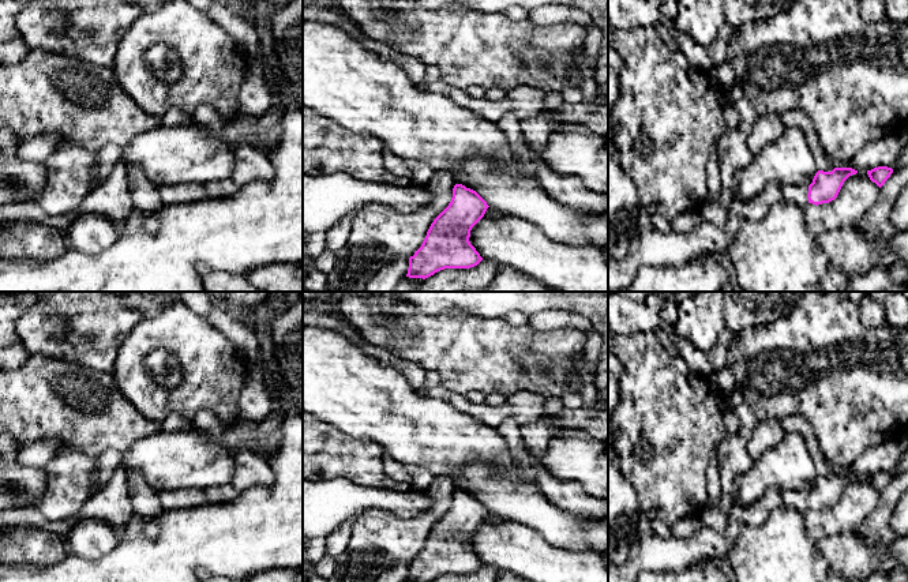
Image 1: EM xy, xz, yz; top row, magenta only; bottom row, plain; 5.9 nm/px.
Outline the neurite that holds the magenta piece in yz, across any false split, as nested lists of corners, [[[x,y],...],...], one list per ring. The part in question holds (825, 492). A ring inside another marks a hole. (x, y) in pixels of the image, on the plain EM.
[[[834,473],[832,477],[818,476],[808,492],[781,489],[784,507],[795,508],[802,514],[808,508],[815,511],[834,506],[844,487],[856,480],[852,473]]]

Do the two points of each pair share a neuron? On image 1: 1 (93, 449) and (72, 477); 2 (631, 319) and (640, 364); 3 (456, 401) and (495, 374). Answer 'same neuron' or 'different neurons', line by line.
1: different neurons
2: different neurons
3: different neurons

